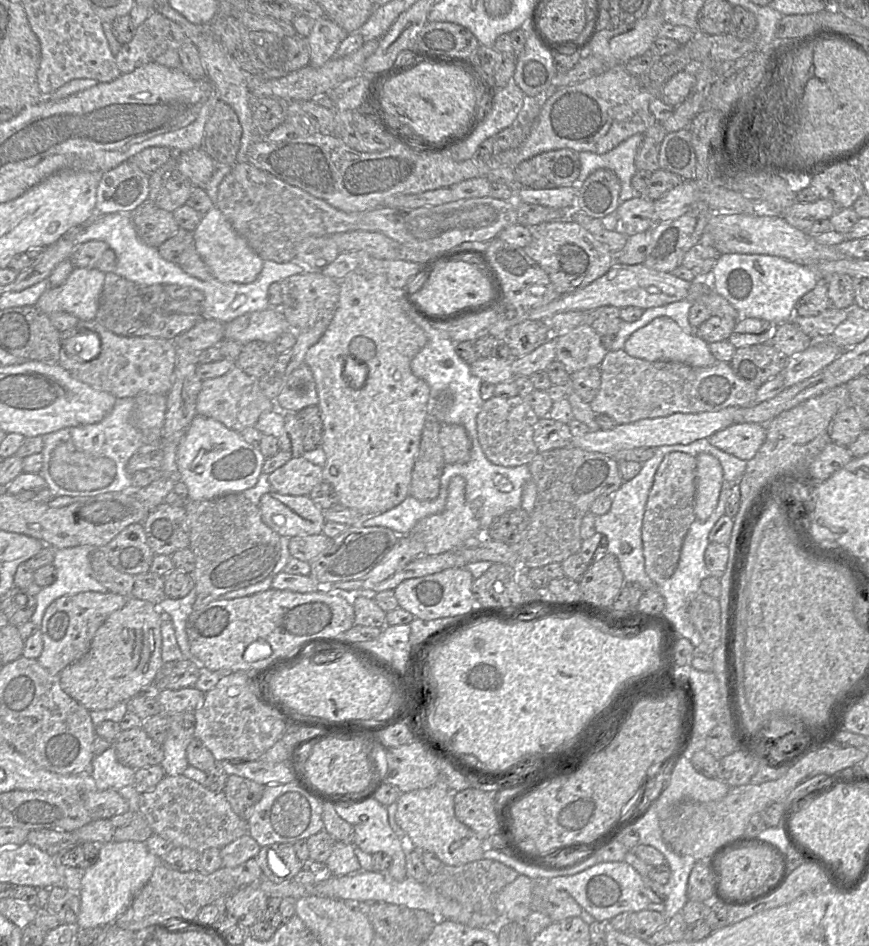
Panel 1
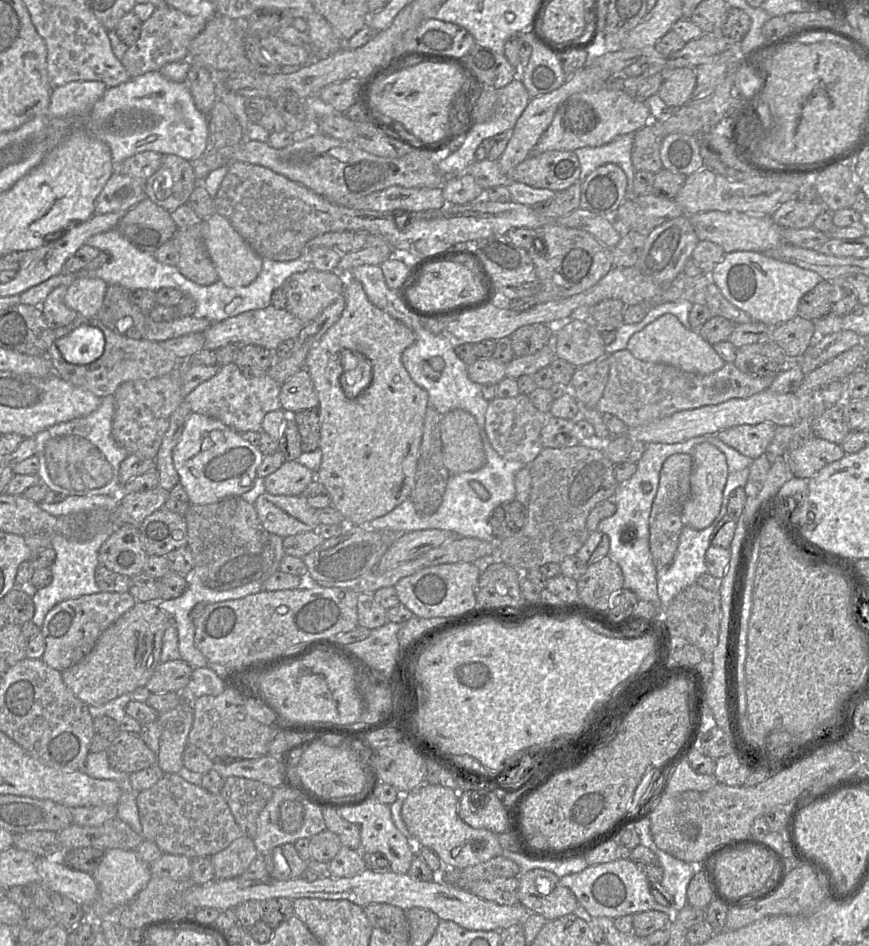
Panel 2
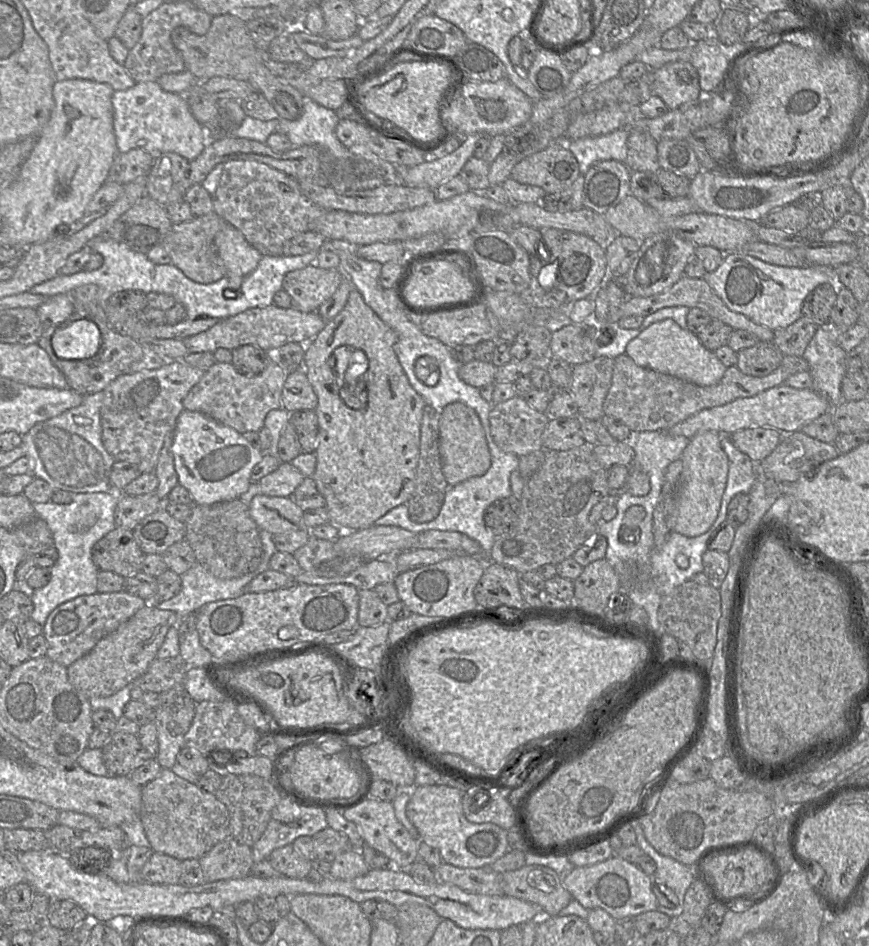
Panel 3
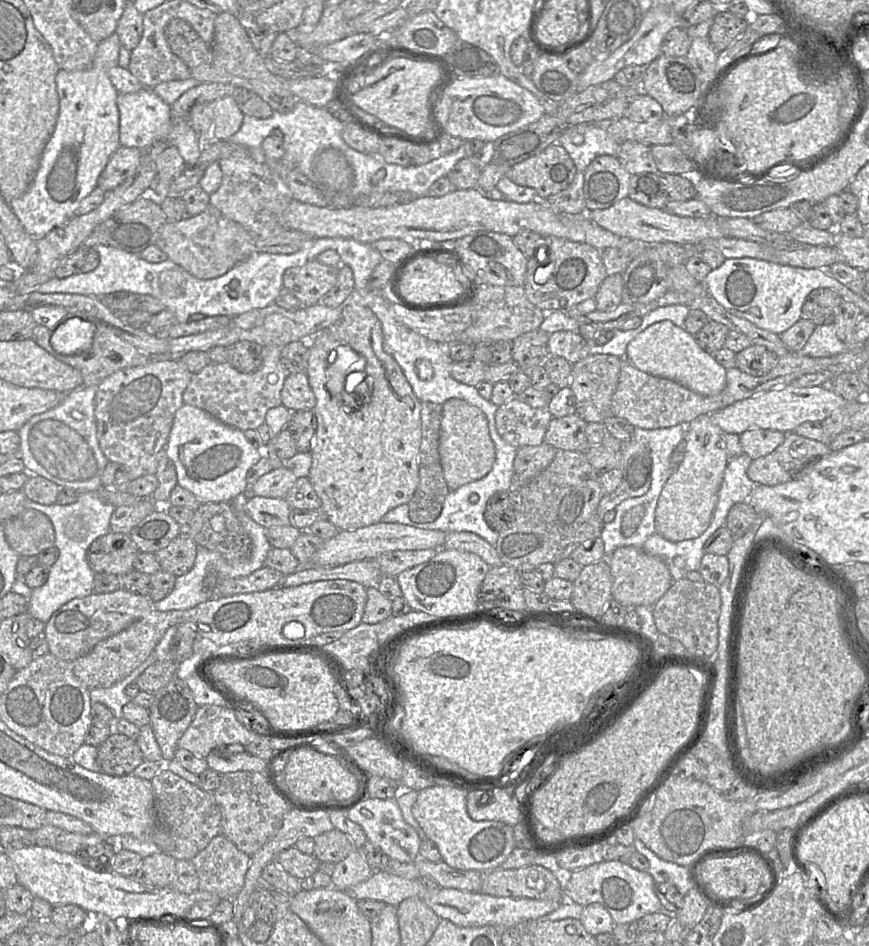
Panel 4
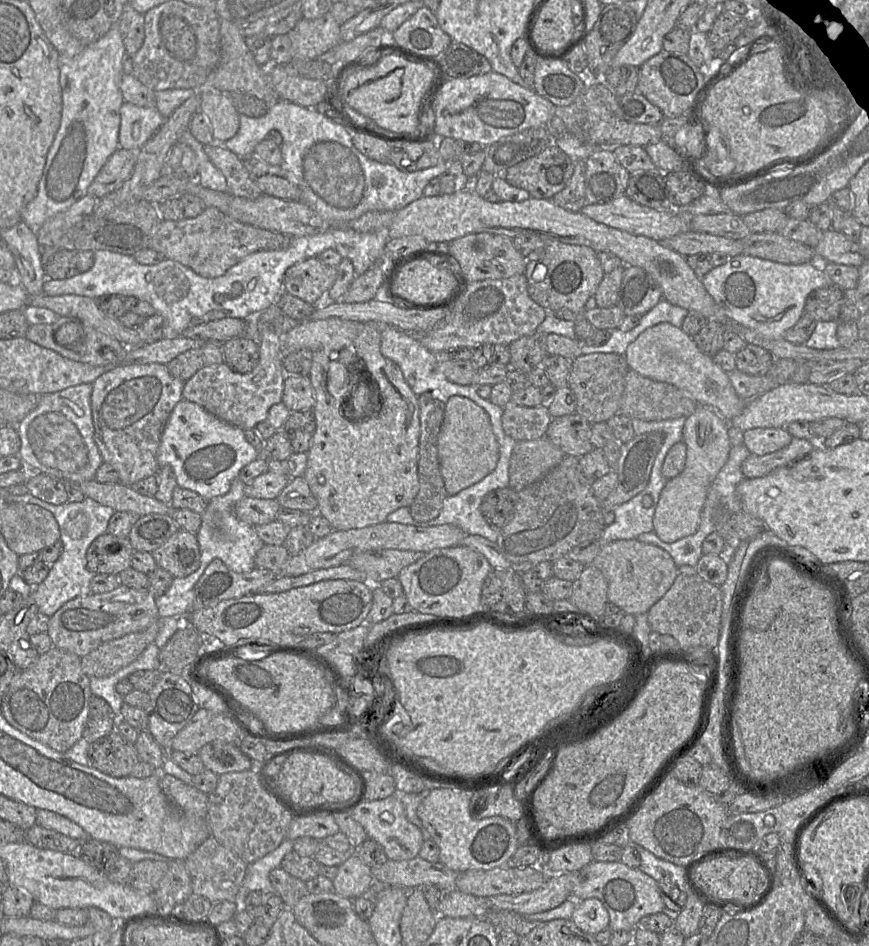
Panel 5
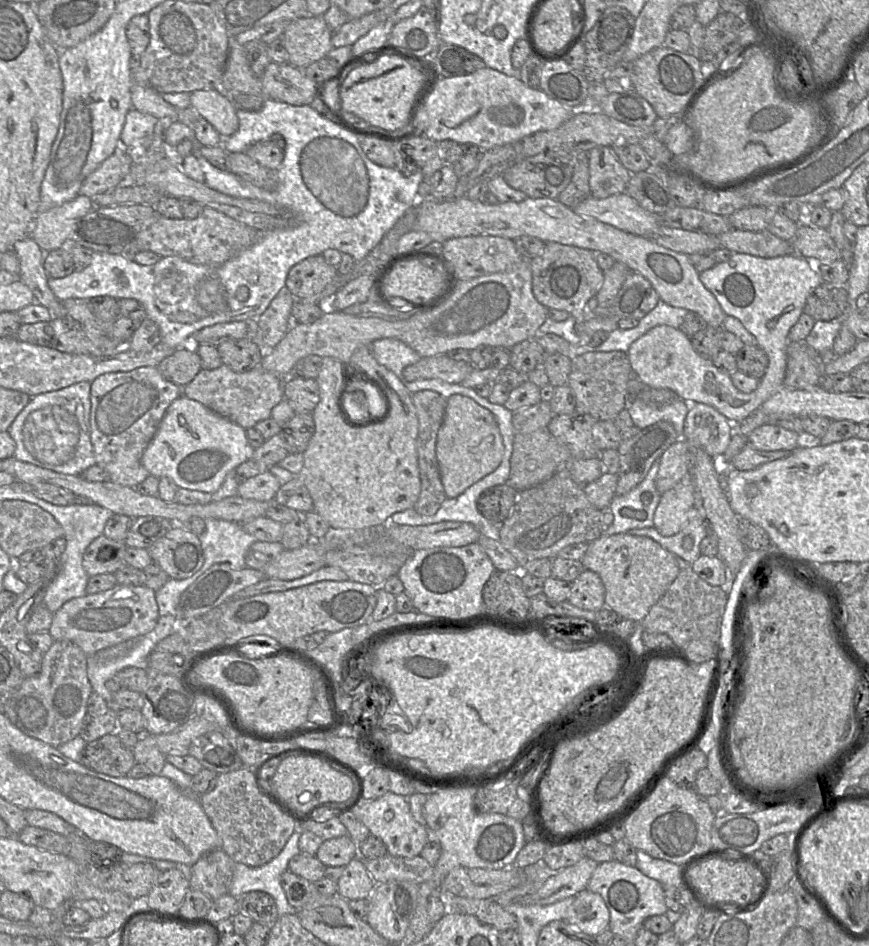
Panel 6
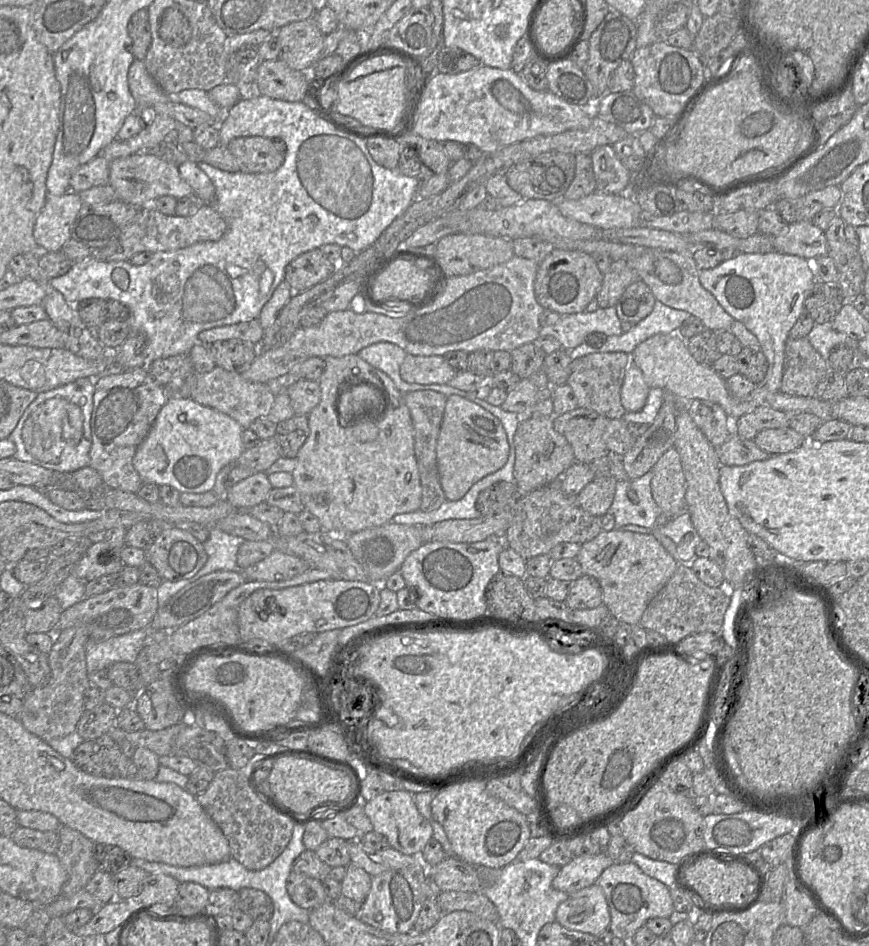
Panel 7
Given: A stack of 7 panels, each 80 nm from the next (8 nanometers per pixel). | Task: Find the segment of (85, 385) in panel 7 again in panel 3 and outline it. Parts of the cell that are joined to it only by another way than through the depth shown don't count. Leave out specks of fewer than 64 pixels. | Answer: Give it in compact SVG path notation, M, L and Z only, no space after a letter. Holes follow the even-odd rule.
M104 392L83 395L80 405L68 409L60 415L35 424L23 435L22 446L33 467L32 474L45 480L54 490L71 493L110 492L110 474L115 459L106 451L102 442L100 410Z

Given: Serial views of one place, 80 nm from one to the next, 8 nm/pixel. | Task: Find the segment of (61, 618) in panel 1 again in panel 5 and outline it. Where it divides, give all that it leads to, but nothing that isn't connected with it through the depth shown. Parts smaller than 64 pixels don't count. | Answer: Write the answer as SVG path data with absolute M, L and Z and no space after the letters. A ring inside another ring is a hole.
M120 584L116 589L66 602L49 619L47 634L52 647L84 657L105 642L139 632L158 621L155 597L148 590L137 590Z

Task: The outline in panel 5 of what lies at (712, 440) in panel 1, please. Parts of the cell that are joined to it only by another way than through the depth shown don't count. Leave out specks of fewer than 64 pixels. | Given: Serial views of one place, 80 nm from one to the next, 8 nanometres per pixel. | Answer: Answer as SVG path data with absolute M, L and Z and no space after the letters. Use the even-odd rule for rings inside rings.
M754 428L744 431L750 453L763 456L788 446L794 437L785 428Z

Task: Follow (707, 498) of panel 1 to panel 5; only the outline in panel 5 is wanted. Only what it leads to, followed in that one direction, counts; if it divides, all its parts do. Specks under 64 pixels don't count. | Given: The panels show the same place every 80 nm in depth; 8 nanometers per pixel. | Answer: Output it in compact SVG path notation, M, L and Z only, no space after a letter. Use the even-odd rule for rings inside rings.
M699 406L687 417L683 434L686 444L685 468L678 476L667 481L653 518L654 532L663 542L674 543L698 530L710 486L727 462L732 448L728 430L729 423L708 407Z

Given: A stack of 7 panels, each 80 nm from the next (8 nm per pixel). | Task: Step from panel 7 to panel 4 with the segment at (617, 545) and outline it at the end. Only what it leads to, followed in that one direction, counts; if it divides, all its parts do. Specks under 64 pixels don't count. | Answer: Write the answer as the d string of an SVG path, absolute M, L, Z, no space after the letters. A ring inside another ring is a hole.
M622 546L617 548L612 554L605 555L604 559L601 560L606 560L611 570L611 574L613 577L612 598L615 599L621 605L625 606L626 608L635 608L641 605L654 606L654 604L667 592L667 590L674 582L666 563L661 558L648 554L642 548L637 548L634 546Z

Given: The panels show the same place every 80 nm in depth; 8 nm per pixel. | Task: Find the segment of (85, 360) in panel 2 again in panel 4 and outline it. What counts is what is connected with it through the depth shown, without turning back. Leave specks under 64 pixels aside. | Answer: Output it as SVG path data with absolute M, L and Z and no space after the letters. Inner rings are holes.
M74 317L56 328L50 338L50 344L59 354L79 354L91 347L95 330L96 324L93 322Z

